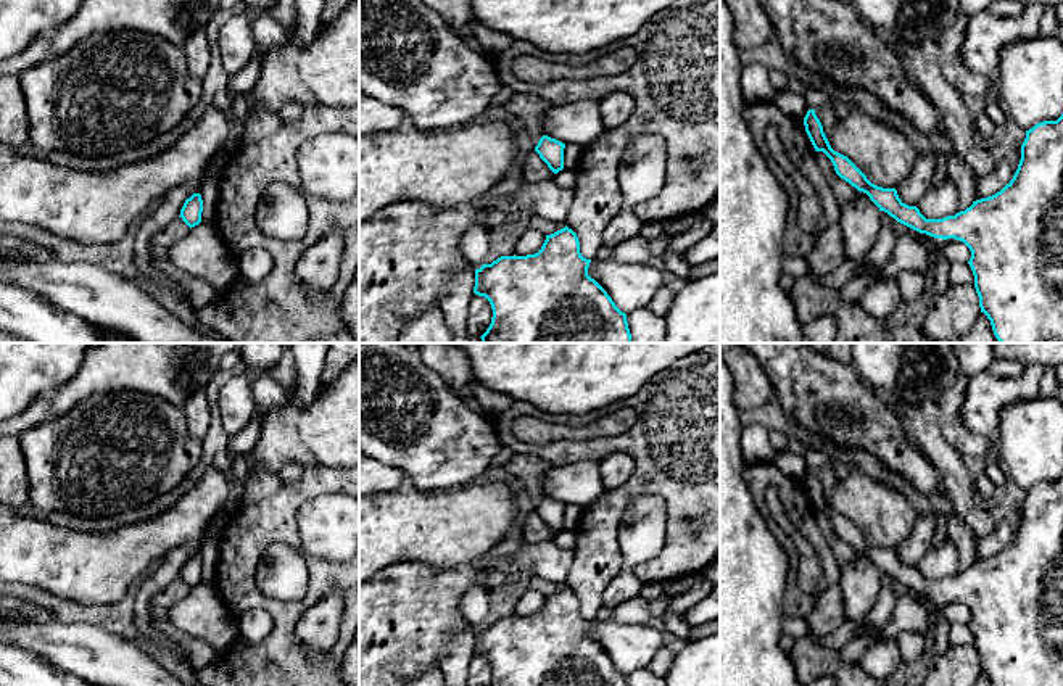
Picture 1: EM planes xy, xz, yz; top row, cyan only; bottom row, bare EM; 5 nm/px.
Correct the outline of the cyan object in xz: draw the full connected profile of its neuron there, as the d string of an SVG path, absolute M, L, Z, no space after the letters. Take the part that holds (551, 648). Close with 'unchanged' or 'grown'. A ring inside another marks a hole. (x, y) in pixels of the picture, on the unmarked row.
M565 586L546 596L535 615L501 617L475 630L474 654L490 662L490 686L628 686L627 675L588 636L589 623Z; unchanged

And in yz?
M815 470L807 472L804 486L815 512L823 512L831 520L836 535L858 552L867 554L879 572L920 594L942 601L955 599L970 609L968 625L974 636L979 668L991 686L1063 686L1063 475L1057 481L1044 481L1026 491L1018 530L1000 552L976 560L965 572L942 580L926 580L916 567L905 565L895 549L871 544L847 517L831 509Z; unchanged

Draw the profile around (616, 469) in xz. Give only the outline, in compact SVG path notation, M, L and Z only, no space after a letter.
M615 453L599 462L604 490L623 485L635 470L635 461L628 454Z

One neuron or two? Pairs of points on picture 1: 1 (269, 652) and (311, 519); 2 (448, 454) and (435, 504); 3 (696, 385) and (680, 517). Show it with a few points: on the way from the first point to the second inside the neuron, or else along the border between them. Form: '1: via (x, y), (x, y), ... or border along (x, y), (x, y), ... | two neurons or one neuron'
1: border along (298, 509), (298, 538), (303, 549) | two neurons
2: border along (408, 483), (440, 491) | two neurons
3: via (696, 417), (696, 485) | one neuron

